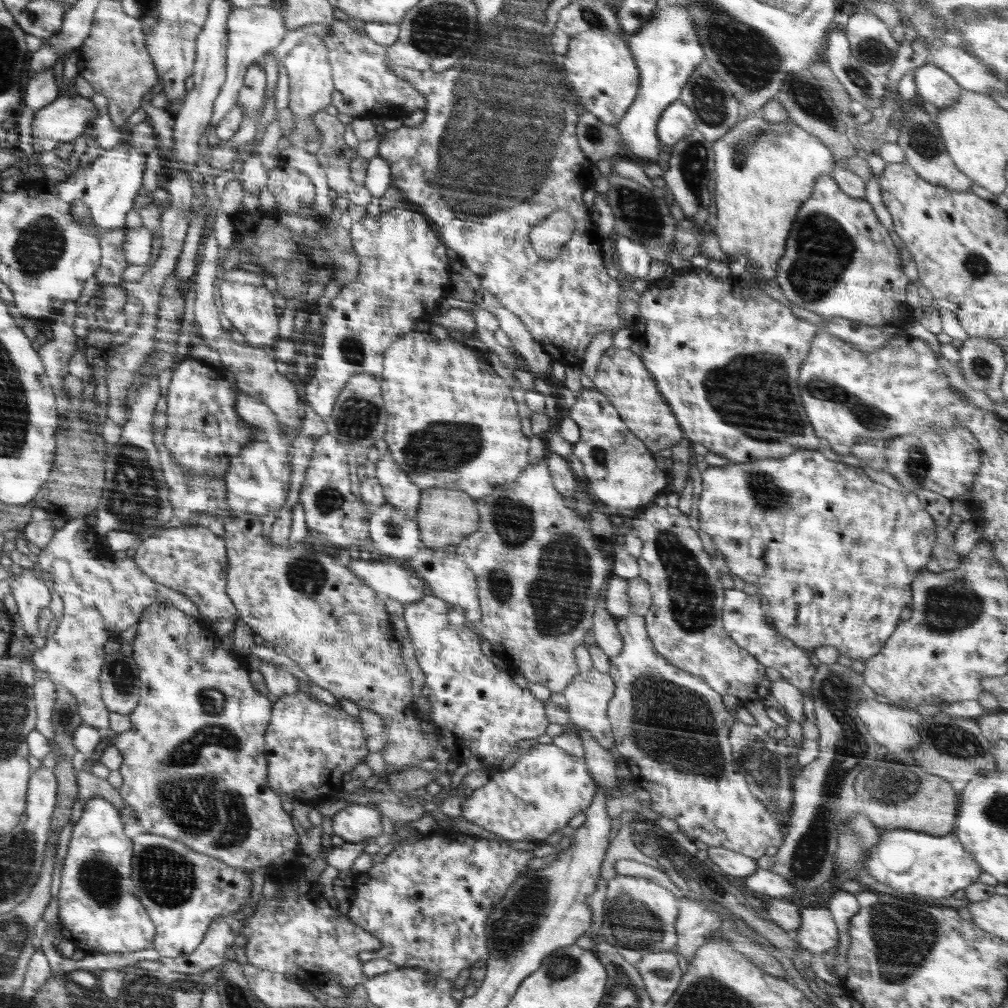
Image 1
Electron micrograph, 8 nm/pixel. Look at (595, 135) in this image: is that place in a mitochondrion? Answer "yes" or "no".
yes

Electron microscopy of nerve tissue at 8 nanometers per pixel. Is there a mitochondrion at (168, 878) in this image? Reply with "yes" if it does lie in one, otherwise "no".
yes

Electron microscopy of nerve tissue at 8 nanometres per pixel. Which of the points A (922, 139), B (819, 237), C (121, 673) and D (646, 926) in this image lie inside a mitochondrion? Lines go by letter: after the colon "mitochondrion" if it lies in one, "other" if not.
A: mitochondrion
B: mitochondrion
C: mitochondrion
D: mitochondrion

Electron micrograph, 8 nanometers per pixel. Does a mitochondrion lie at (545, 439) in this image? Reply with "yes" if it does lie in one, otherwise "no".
no

